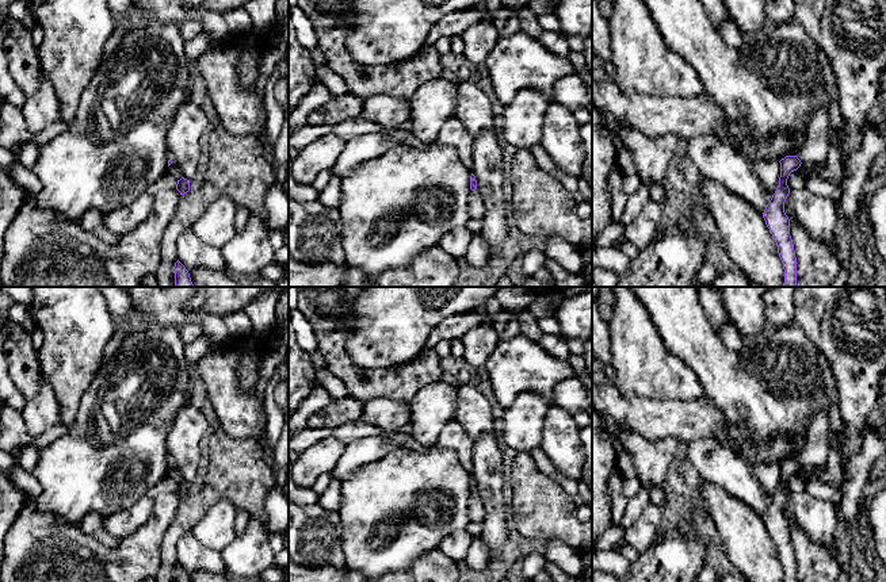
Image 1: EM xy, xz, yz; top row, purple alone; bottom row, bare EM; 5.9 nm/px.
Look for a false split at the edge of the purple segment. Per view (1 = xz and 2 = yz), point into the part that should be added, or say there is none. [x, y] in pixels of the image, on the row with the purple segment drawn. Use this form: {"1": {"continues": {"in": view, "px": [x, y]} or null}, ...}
{"1": {"continues": {"in": "xz", "px": [476, 206]}}, "2": {"continues": {"in": "yz", "px": [816, 148]}}}

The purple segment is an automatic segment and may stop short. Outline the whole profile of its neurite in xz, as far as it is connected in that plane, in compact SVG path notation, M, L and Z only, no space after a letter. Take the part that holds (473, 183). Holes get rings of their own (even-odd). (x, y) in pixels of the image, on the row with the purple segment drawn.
M473 173L470 176L470 189L471 192L469 195L469 215L471 221L480 221L485 214L485 204L477 189L477 180Z

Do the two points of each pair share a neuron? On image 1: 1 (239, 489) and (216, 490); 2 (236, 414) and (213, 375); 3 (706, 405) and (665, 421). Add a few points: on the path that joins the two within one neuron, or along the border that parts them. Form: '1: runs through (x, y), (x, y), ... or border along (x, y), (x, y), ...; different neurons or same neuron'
1: runs through (233, 489), (221, 489); same neuron
2: runs through (232, 405), (224, 393), (222, 385); same neuron
3: runs through (697, 414), (691, 420), (675, 420); same neuron

